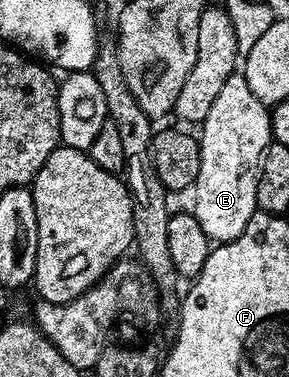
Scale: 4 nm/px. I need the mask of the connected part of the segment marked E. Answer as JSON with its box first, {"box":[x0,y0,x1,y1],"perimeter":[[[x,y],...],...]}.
{"box":[191,74,271,242],"perimeter":[[[234,74],[223,82],[223,90],[215,97],[207,118],[199,126],[201,165],[192,189],[191,211],[199,218],[199,226],[210,241],[224,242],[239,238],[251,222],[257,206],[257,179],[261,160],[271,143],[271,112],[267,105],[247,86],[244,75]]]}

